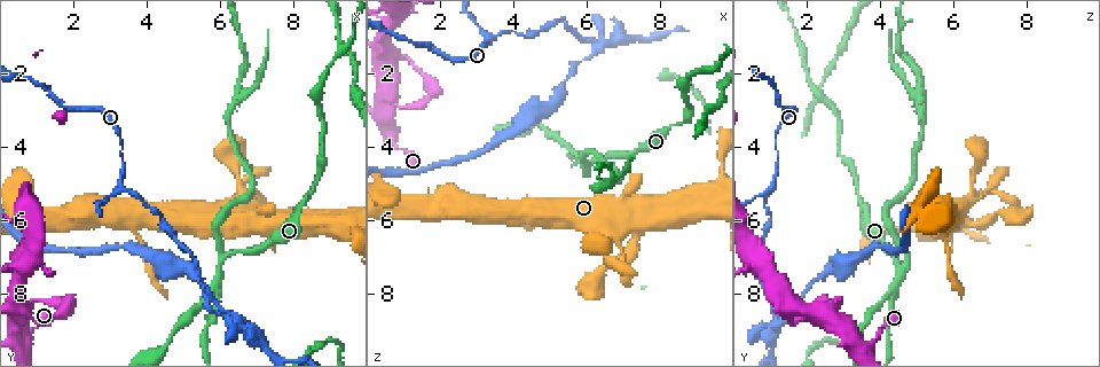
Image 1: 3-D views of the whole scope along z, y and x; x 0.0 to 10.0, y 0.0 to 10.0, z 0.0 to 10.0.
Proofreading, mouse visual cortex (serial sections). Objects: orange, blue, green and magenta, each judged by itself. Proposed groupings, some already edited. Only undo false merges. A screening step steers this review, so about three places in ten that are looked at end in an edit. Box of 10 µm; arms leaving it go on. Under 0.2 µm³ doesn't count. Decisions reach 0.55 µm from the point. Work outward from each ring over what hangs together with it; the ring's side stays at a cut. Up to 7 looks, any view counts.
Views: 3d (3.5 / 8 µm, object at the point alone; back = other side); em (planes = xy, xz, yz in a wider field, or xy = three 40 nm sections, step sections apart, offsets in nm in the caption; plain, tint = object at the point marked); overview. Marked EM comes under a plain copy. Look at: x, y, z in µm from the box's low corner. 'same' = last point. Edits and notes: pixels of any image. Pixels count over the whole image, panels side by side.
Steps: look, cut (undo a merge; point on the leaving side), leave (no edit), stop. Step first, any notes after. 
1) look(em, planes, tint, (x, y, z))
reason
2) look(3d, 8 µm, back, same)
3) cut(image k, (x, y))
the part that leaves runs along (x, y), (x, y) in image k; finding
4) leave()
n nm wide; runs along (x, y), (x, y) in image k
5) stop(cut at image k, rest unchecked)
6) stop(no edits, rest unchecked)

look(3d, 3.5 µm, (6.00, 7.20, 4.50))

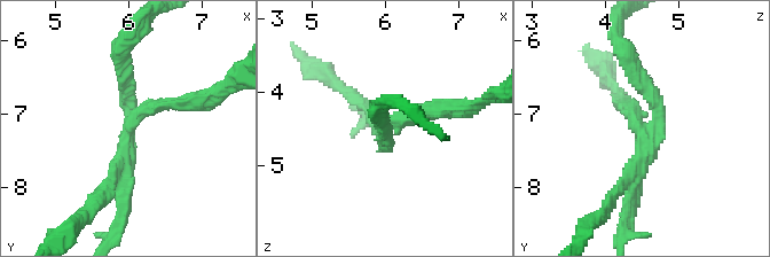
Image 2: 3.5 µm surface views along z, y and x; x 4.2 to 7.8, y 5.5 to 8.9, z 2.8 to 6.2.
look(em, xy, step 2, tint, (6.00, 7.15, 4.50))
3 arms; arms of 150, 200, 200 nm; now the EM

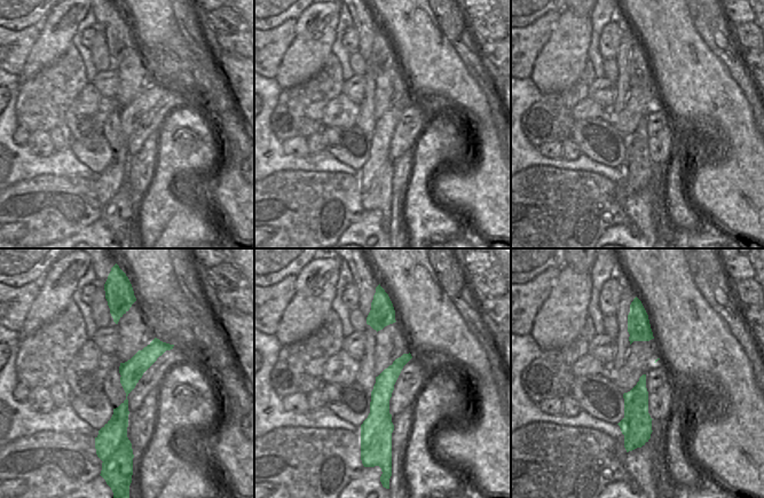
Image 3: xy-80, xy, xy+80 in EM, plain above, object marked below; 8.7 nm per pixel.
cut(image 2, (123, 72))
180 nm wide; two cells meet here

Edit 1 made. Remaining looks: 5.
look(3d, 8 µm, (3.30, 5.10, 1.00))
arms part here

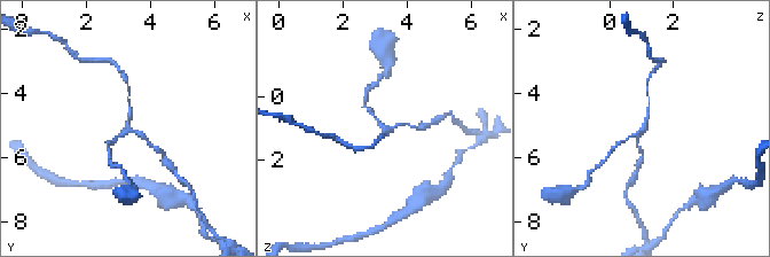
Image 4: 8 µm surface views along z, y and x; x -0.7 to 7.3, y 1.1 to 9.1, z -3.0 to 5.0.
look(3d, 3.5 µm, same)

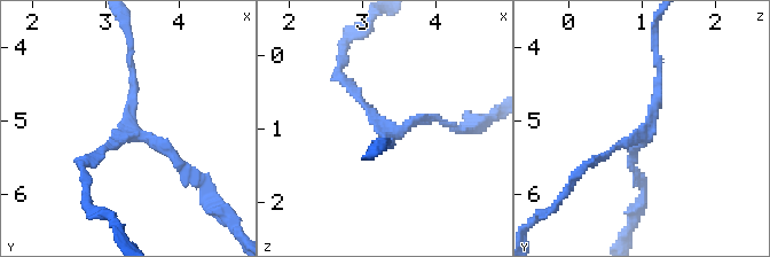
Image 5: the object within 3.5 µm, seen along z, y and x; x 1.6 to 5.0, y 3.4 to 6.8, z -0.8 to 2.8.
look(em, planes, tint, (3.35, 5.20, 1.10))
shape alone is not enough

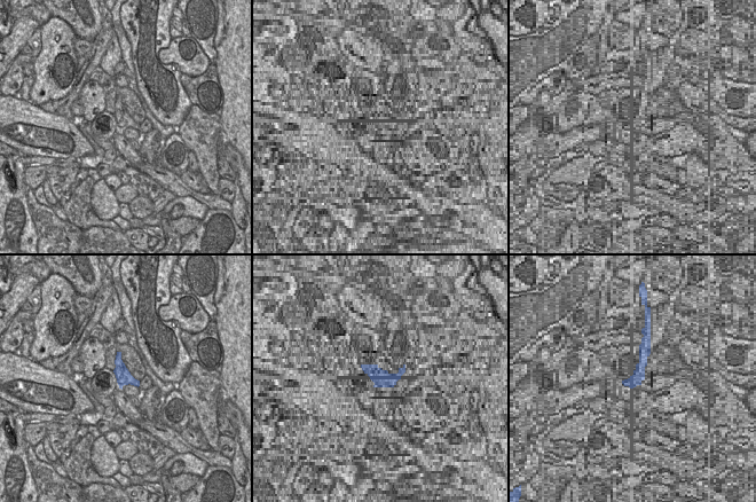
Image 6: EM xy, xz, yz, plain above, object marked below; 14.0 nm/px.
leave()
220 nm wide; runs along (131, 59), (131, 129), (194, 178) in image 5; all the same cell

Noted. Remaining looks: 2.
look(3d, 3.5 µm, (6.45, 8.75, 1.20))

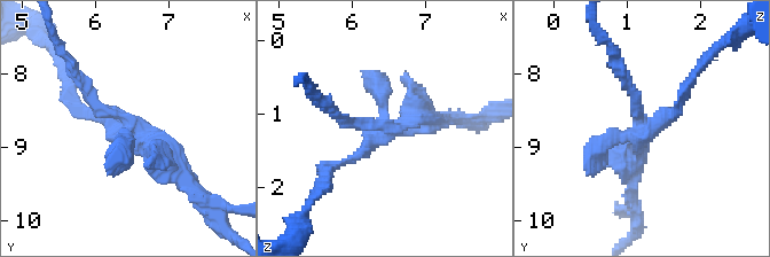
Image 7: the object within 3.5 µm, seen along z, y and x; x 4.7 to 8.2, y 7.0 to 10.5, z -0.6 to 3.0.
look(em, planes, tint, (6.45, 8.75, 1.20))
shape alone is not enough

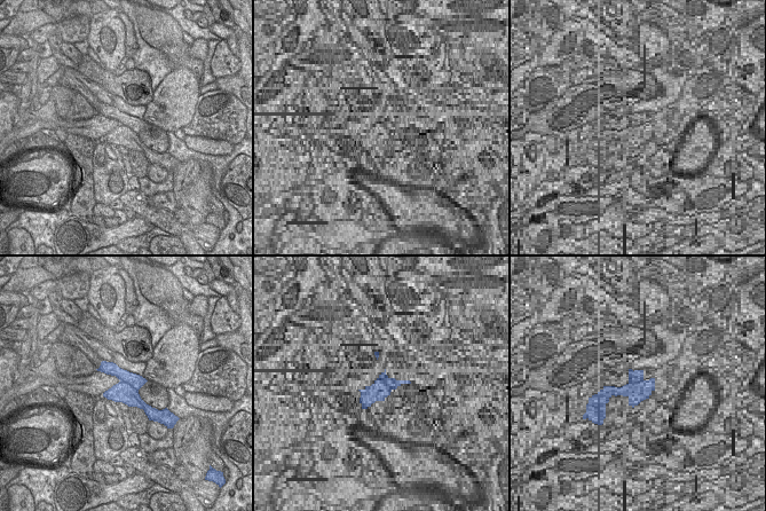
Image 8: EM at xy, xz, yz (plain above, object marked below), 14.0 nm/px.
cut(image 7, (86, 115))
the part that leaves runs along (643, 129), (678, 108), (698, 69) in image 7; a second cell is stuck on

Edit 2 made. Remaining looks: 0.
stop(cut at image 2, cut at image 7, rest unchecked)

